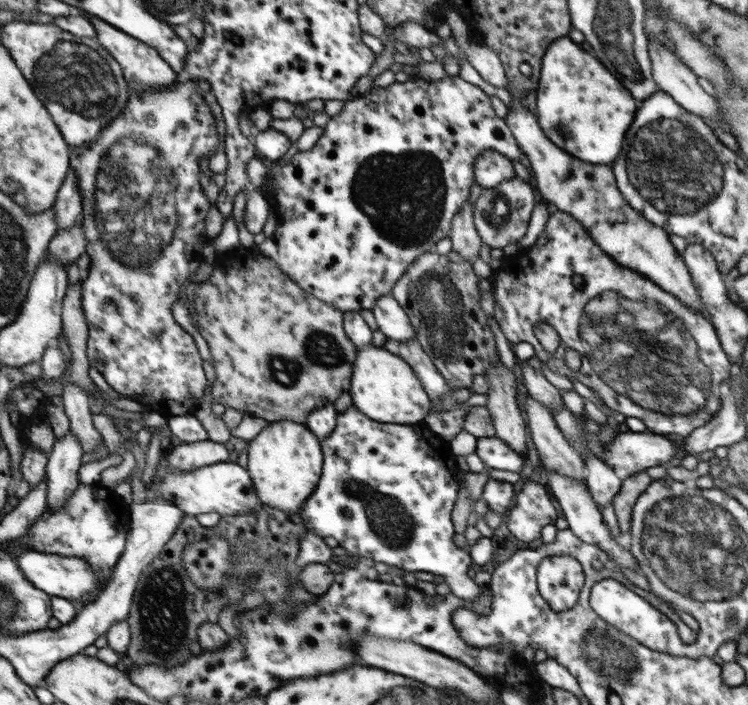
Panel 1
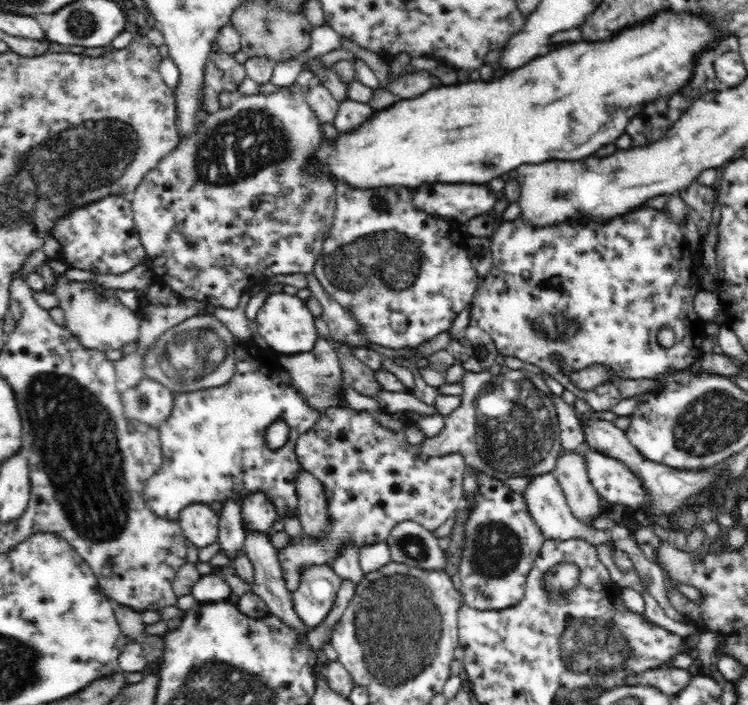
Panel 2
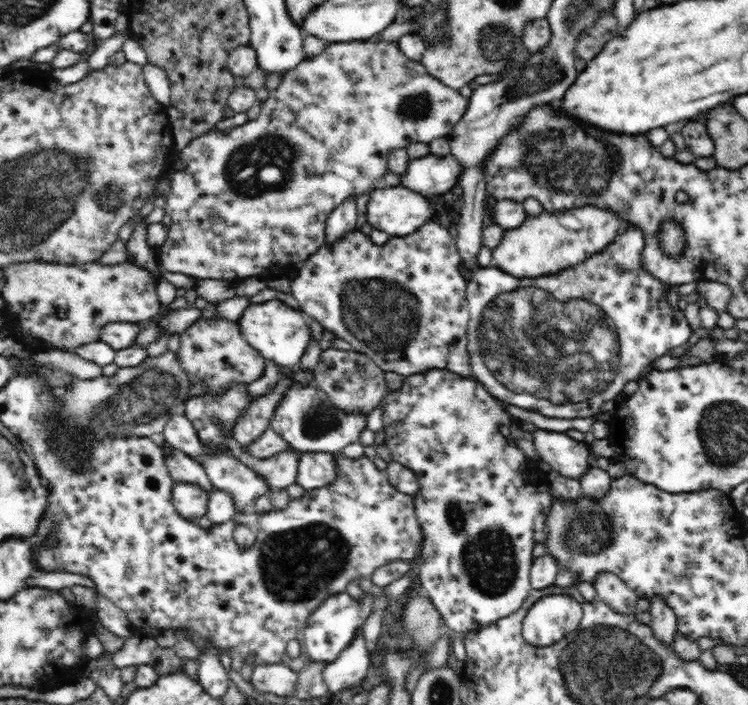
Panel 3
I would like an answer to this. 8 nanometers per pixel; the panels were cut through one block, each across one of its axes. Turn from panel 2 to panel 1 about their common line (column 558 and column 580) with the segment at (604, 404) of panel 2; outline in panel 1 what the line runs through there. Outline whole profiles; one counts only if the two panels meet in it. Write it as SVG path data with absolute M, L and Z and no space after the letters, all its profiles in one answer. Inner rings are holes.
M560 210L549 216L536 242L524 249L524 256L528 260L526 266L505 257L503 267L510 268L508 272L516 275L515 281L496 284L494 317L510 346L521 342L531 344L535 356L552 372L582 382L600 394L611 410L626 418L642 420L652 433L683 438L714 418L721 407L723 385L731 378L732 363L707 318L670 292L662 291L643 274L619 265L593 241L582 224ZM538 323L550 324L558 333L561 342L554 354L545 352L536 338L534 327ZM568 348L580 353L580 371L568 368L565 362Z

